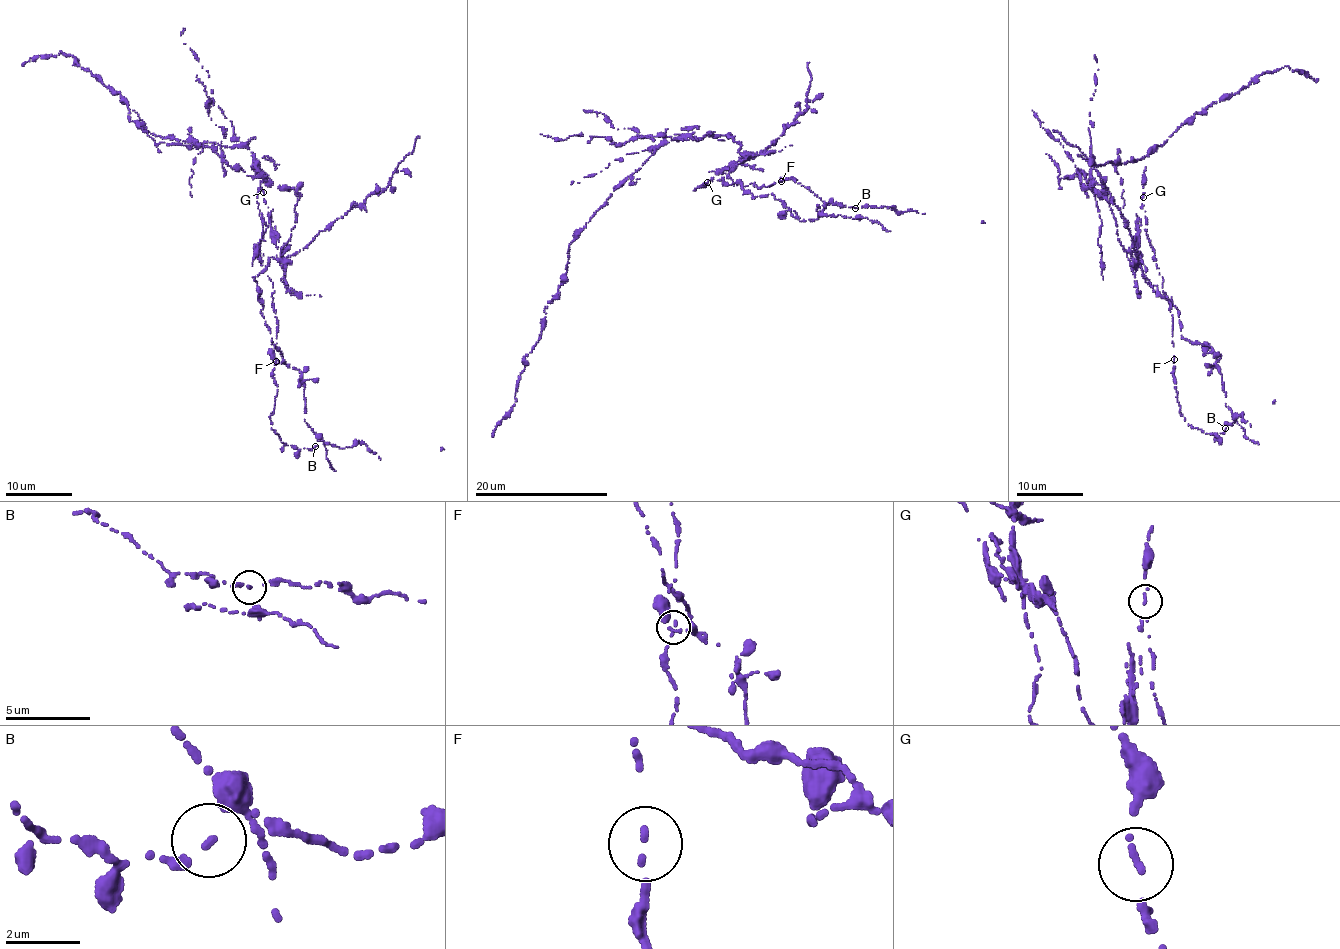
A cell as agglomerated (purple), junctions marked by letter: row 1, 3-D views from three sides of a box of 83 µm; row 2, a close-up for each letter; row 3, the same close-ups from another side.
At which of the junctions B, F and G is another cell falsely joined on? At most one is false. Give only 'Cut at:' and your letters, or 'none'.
Cut at: G

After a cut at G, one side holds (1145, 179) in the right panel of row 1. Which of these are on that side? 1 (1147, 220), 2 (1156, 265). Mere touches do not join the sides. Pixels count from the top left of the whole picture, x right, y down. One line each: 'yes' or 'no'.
1: yes
2: yes

